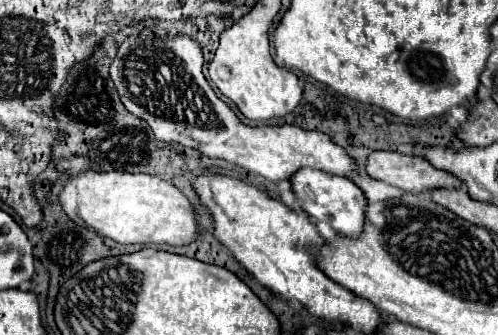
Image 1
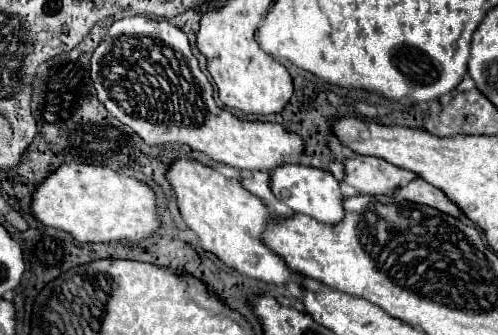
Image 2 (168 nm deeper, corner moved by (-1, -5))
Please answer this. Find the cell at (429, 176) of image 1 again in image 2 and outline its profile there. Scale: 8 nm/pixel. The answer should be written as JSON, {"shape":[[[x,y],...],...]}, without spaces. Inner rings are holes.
{"shape":[[[355,156],[345,160],[345,182],[355,186],[363,194],[387,194],[397,192],[401,186],[417,180],[419,176],[411,170],[389,164],[375,156]]]}

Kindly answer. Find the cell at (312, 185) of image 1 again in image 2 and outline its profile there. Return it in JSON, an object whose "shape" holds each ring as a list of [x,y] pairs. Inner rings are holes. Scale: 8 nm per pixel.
{"shape":[[[285,164],[283,168],[277,168],[271,174],[271,190],[273,194],[293,210],[297,214],[307,214],[323,224],[339,224],[345,216],[345,208],[343,208],[343,192],[339,188],[339,182],[333,178],[331,172],[319,170],[319,168],[311,168],[311,166],[303,166],[303,164]]]}

